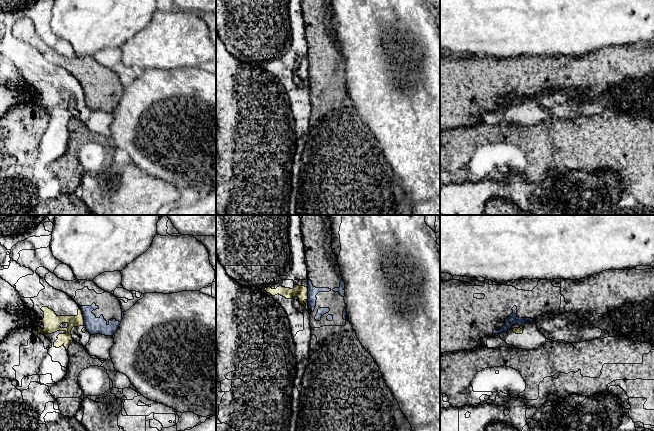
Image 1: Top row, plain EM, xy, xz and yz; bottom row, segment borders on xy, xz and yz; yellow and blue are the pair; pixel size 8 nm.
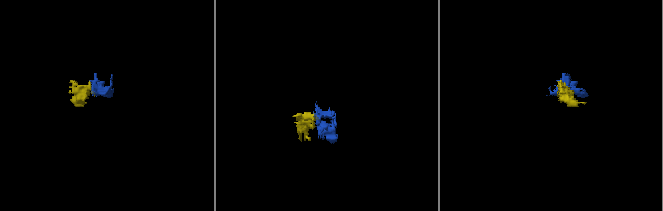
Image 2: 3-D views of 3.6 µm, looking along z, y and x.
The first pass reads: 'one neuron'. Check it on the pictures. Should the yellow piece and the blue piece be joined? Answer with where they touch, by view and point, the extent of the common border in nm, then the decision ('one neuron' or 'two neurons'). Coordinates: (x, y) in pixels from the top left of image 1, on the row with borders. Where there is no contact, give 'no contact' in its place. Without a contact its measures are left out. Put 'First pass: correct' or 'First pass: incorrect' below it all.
xz (307, 294) | 100 nm | two neurons
First pass: incorrect

